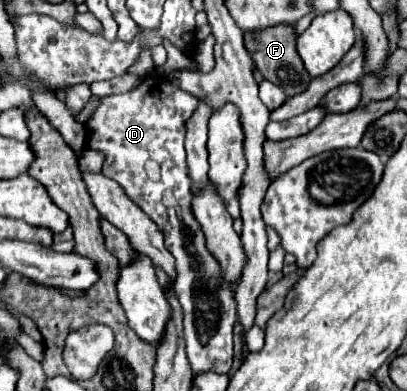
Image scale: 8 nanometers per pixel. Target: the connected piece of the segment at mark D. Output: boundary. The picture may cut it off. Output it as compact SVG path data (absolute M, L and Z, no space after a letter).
M148 76L142 84L126 94L106 96L98 100L96 110L92 112L90 120L84 124L88 132L86 148L104 154L102 174L106 178L116 180L126 196L140 206L148 218L160 228L166 240L166 248L176 258L176 272L178 278L174 282L176 296L184 310L184 342L186 342L186 356L192 366L192 374L202 374L206 370L214 370L216 374L228 374L232 368L232 328L236 322L236 300L234 292L228 288L228 282L220 276L220 268L216 260L204 246L204 234L200 224L192 214L192 192L190 180L186 174L186 152L184 152L184 136L186 136L186 120L196 112L200 100L184 90L178 90L168 82L168 78Z

